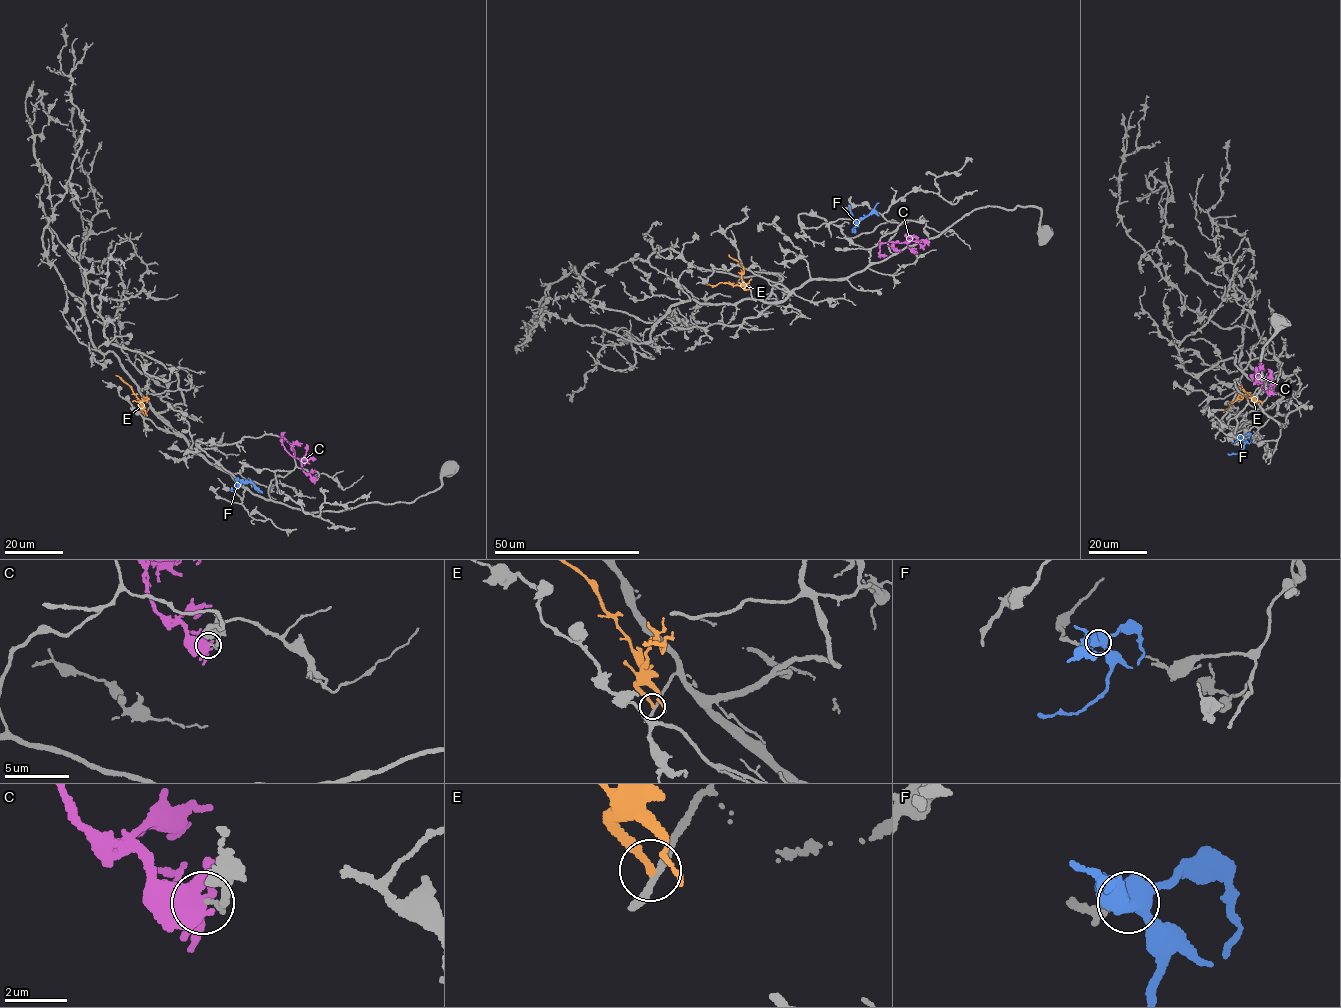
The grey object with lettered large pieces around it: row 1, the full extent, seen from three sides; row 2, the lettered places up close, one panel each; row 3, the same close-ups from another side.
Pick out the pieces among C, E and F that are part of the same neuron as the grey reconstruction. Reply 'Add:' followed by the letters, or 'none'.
Add: F

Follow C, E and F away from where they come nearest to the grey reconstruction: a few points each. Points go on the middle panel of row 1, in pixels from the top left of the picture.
C: (927, 240), (882, 243), (879, 253), (887, 256)
E: (749, 288), (744, 289), (742, 280), (744, 269), (728, 254)
F: (856, 221), (863, 219), (878, 202)

